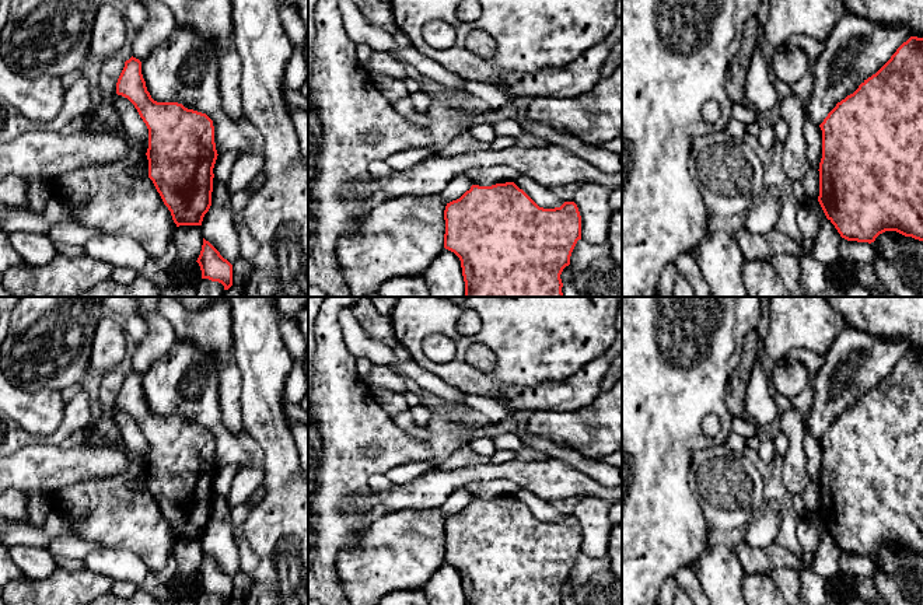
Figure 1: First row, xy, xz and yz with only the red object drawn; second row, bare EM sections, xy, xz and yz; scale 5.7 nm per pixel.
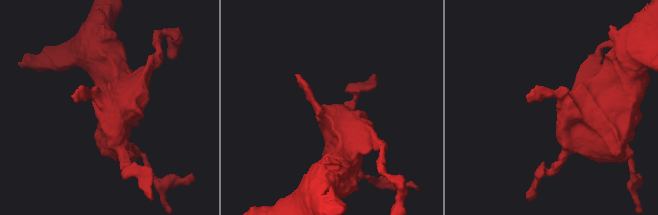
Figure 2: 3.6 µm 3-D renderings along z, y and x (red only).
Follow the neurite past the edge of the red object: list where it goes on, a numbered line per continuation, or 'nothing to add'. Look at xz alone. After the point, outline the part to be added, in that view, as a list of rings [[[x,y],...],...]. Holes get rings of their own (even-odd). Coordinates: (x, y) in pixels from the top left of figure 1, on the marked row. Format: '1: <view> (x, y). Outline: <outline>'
nothing to add

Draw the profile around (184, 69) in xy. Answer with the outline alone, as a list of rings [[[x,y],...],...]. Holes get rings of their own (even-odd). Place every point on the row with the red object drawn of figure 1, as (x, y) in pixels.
[[[178,27],[141,60],[141,74],[154,101],[182,104],[213,120],[217,154],[247,151],[249,140],[221,108],[221,55],[210,41],[189,28]]]

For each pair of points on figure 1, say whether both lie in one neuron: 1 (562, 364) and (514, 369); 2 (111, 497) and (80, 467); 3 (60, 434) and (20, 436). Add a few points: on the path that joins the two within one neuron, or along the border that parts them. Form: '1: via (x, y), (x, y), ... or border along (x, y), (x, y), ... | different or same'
1: via (551, 364), (525, 366) | same
2: border along (123, 469), (109, 478), (94, 478), (60, 488) | different
3: via (51, 439), (30, 439) | same

